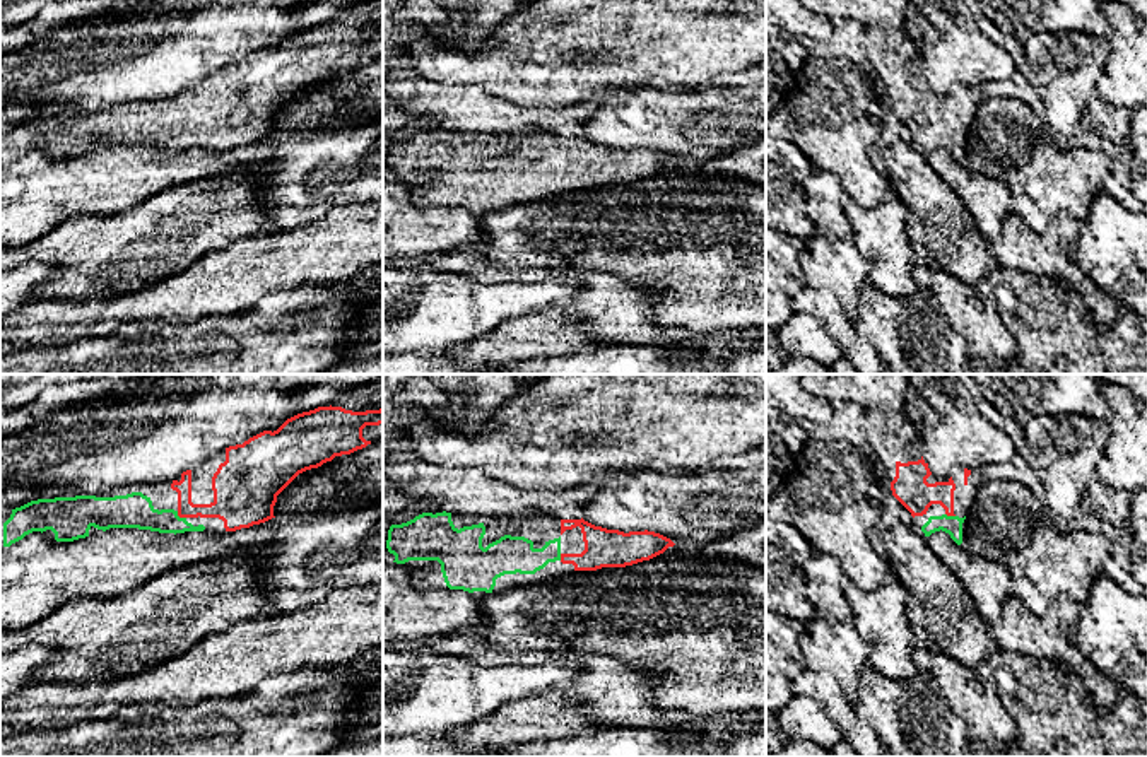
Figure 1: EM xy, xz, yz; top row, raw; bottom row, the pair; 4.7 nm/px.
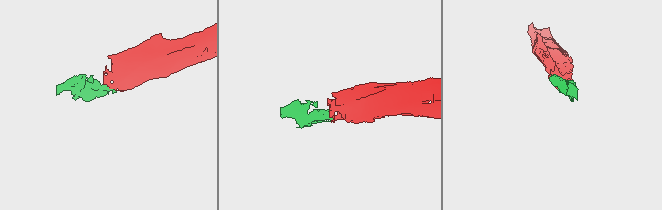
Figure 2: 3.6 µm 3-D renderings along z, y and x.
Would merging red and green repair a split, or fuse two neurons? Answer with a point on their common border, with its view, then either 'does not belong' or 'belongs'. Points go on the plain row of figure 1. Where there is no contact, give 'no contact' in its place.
contact xy (180, 134); belongs

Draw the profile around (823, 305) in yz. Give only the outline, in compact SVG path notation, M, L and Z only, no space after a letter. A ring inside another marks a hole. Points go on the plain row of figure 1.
M802 287L793 296L793 301L795 313L809 313L824 325L841 345L843 357L853 364L858 374L877 374L884 367L875 349L860 337L832 292L826 289Z

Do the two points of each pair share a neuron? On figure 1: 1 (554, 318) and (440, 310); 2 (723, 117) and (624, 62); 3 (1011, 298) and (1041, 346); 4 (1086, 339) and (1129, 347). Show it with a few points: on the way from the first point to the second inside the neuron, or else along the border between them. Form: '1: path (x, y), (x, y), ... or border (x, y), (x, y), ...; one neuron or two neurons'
1: border (552, 306), (542, 311), (527, 311), (484, 332); two neurons
2: border (629, 86), (653, 88); two neurons
3: path (1023, 310), (1041, 328), (1041, 334); one neuron
4: border (1099, 330), (1099, 352), (1103, 356); two neurons

